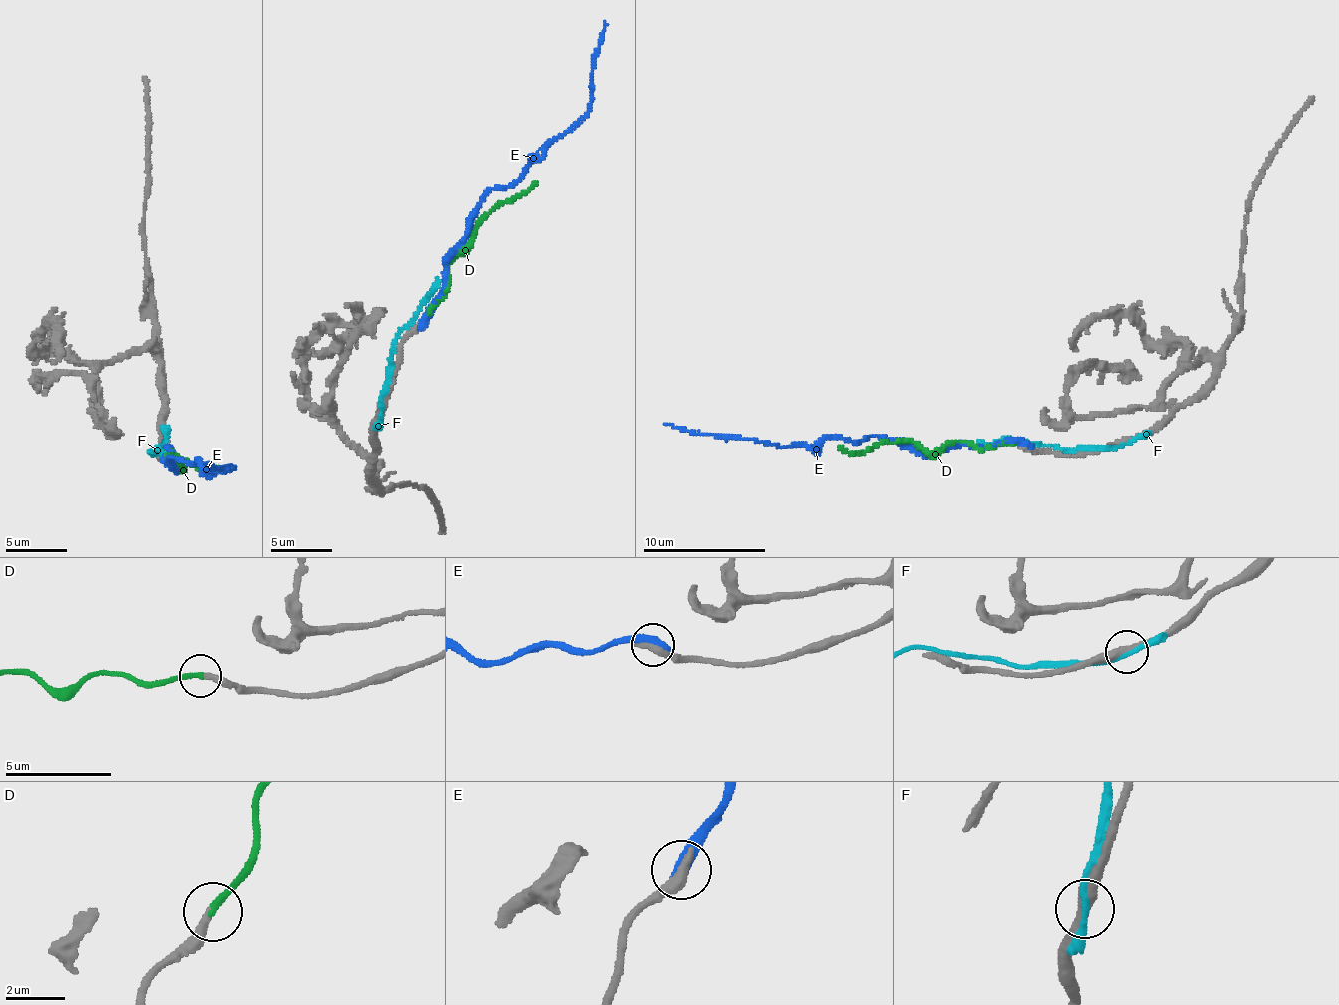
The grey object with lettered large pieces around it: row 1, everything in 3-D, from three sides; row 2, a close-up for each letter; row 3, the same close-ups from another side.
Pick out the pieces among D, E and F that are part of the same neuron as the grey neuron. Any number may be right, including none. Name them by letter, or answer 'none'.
D

